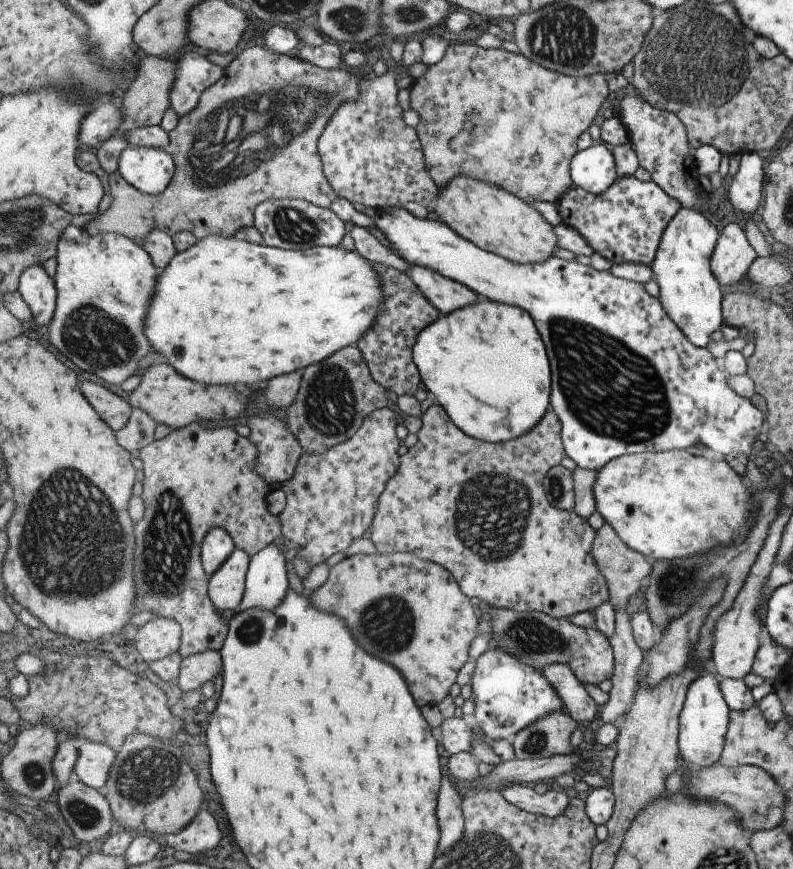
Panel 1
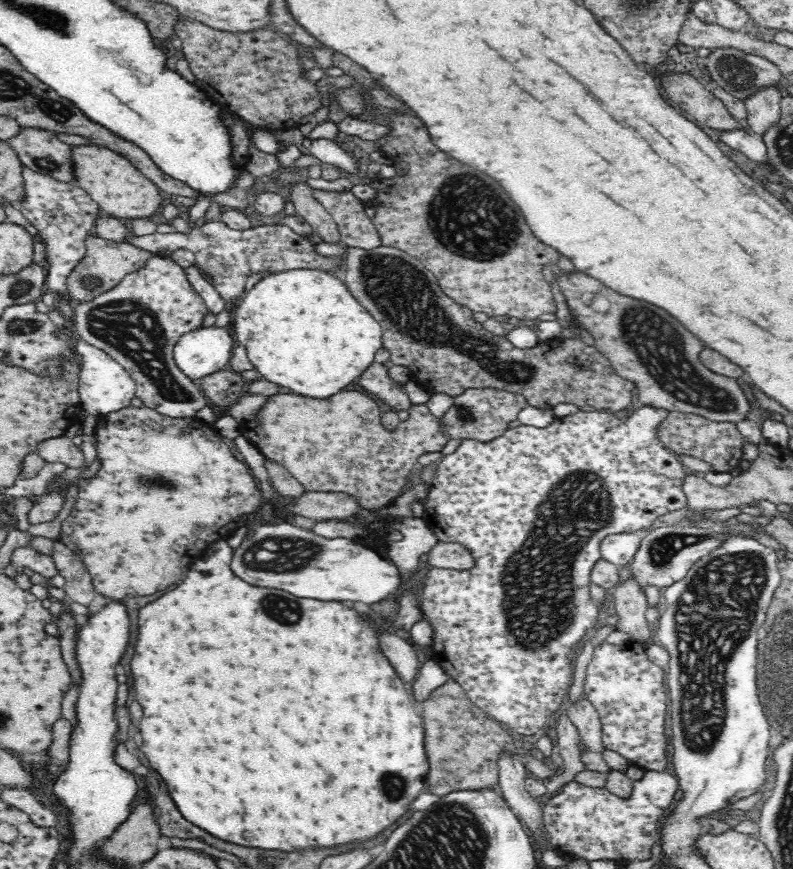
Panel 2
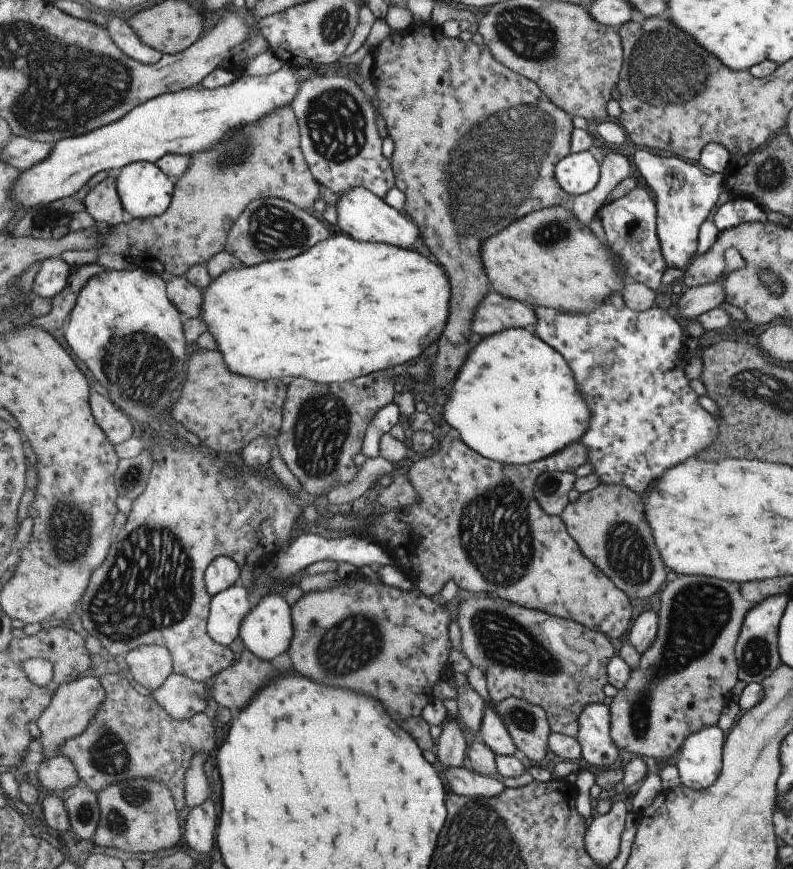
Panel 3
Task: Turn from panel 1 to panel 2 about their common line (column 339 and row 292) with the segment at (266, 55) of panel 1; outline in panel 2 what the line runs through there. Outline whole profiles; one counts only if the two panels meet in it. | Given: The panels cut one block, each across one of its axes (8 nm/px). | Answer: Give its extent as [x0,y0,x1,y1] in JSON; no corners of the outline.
[68,234,156,304]

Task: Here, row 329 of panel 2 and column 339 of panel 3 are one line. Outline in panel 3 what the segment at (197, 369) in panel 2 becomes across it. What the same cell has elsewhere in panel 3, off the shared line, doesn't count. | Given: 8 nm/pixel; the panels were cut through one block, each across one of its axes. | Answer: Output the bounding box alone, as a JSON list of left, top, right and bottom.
[337,188,429,254]

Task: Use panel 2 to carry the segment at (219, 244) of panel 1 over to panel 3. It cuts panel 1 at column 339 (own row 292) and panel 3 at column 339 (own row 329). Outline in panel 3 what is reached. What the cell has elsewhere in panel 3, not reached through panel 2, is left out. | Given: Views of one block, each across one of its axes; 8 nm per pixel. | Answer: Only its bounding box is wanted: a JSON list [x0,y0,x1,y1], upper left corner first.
[201,234,451,382]

